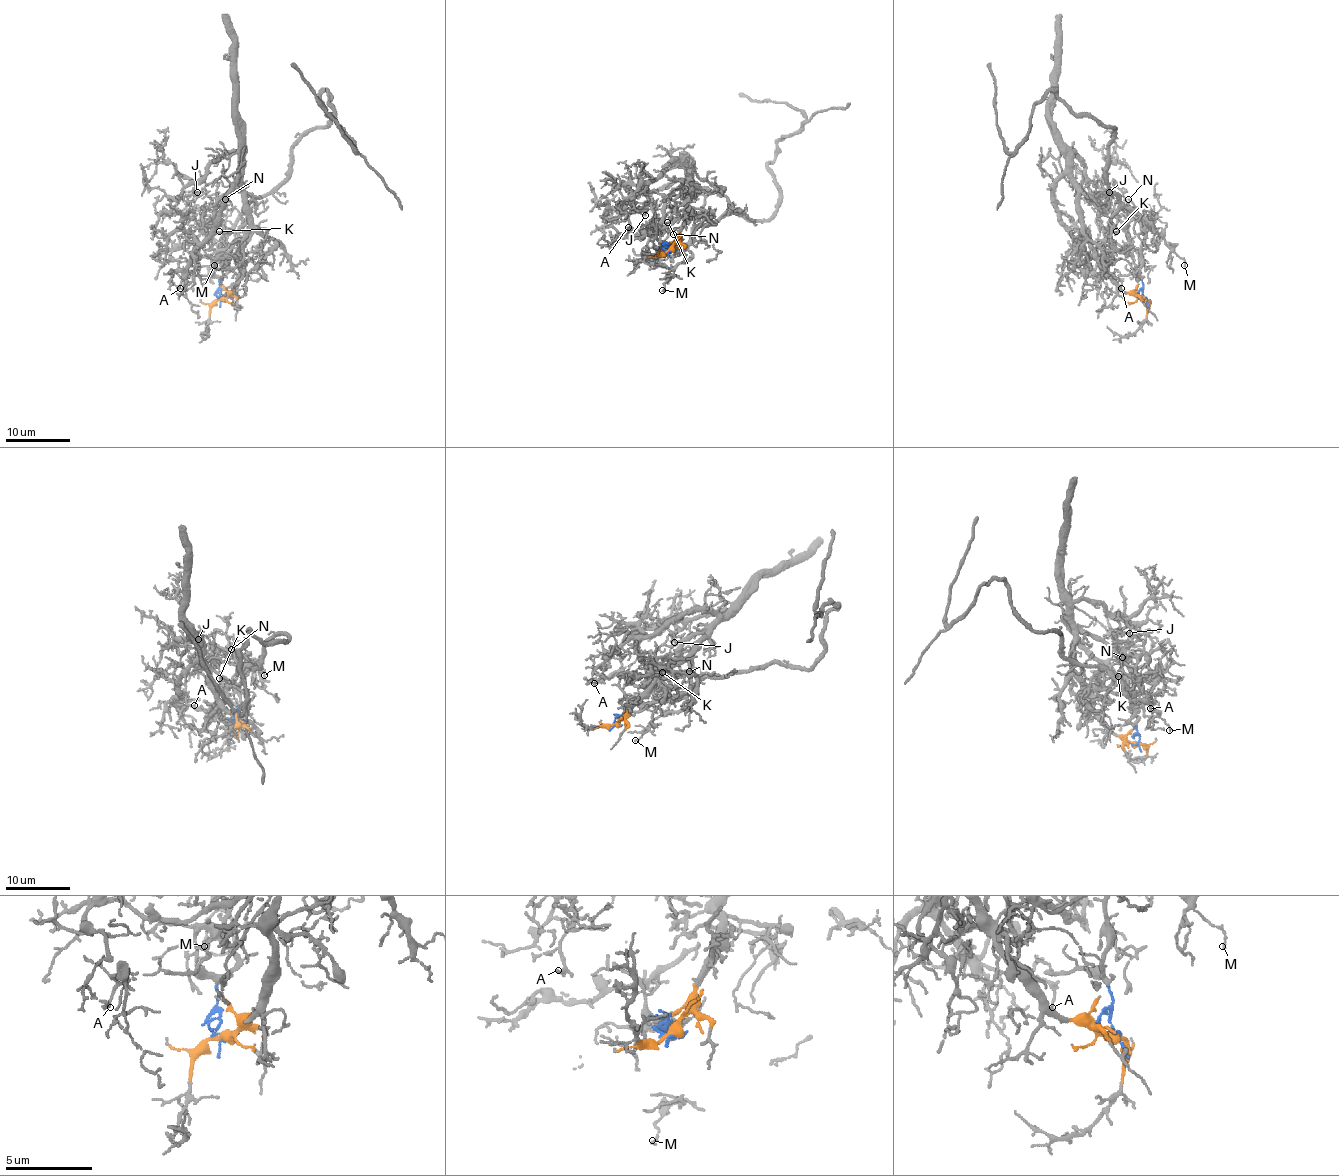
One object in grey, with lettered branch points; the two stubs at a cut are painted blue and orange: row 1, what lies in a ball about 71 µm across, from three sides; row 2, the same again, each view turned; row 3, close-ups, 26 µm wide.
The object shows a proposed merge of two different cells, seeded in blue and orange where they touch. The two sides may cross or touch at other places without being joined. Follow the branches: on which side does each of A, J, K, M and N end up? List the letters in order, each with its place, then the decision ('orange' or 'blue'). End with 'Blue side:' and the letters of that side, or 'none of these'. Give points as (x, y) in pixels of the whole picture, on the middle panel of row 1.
A: (628, 227) | orange
J: (645, 215) | orange
K: (667, 222) | blue
M: (662, 290) | blue
N: (673, 234) | blue
Blue side: K, M, N

